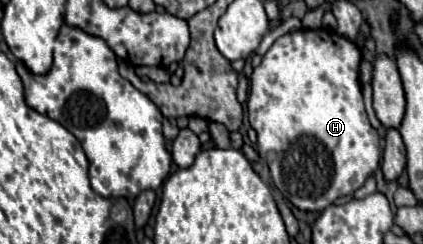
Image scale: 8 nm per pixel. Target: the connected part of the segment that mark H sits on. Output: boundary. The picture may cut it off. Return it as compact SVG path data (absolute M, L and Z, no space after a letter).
M329 27L297 29L281 35L251 73L247 115L251 127L257 131L257 153L267 163L273 185L297 209L323 211L339 197L357 191L367 175L379 167L379 135L365 113L359 63L359 47L337 31Z

